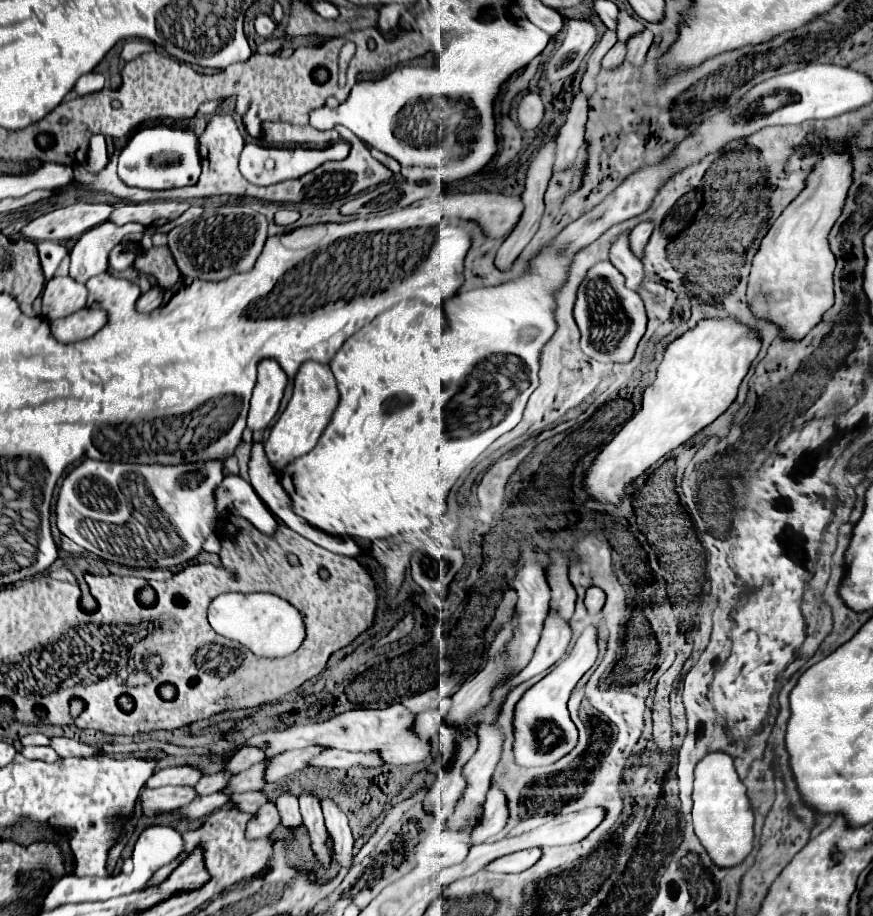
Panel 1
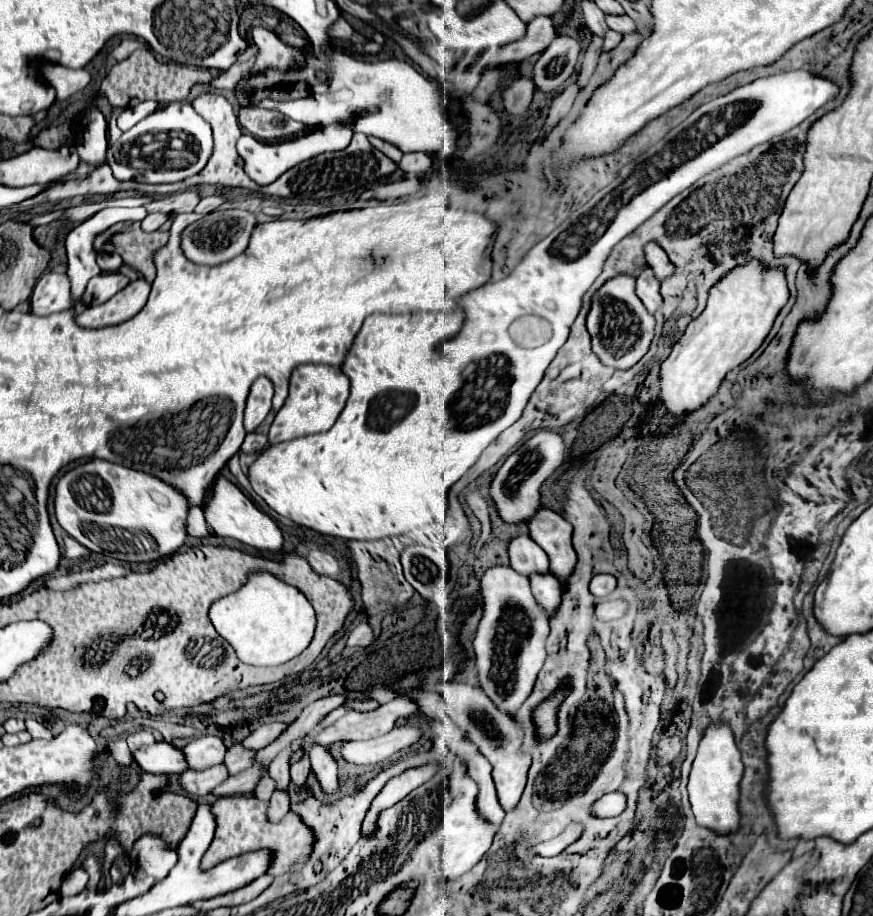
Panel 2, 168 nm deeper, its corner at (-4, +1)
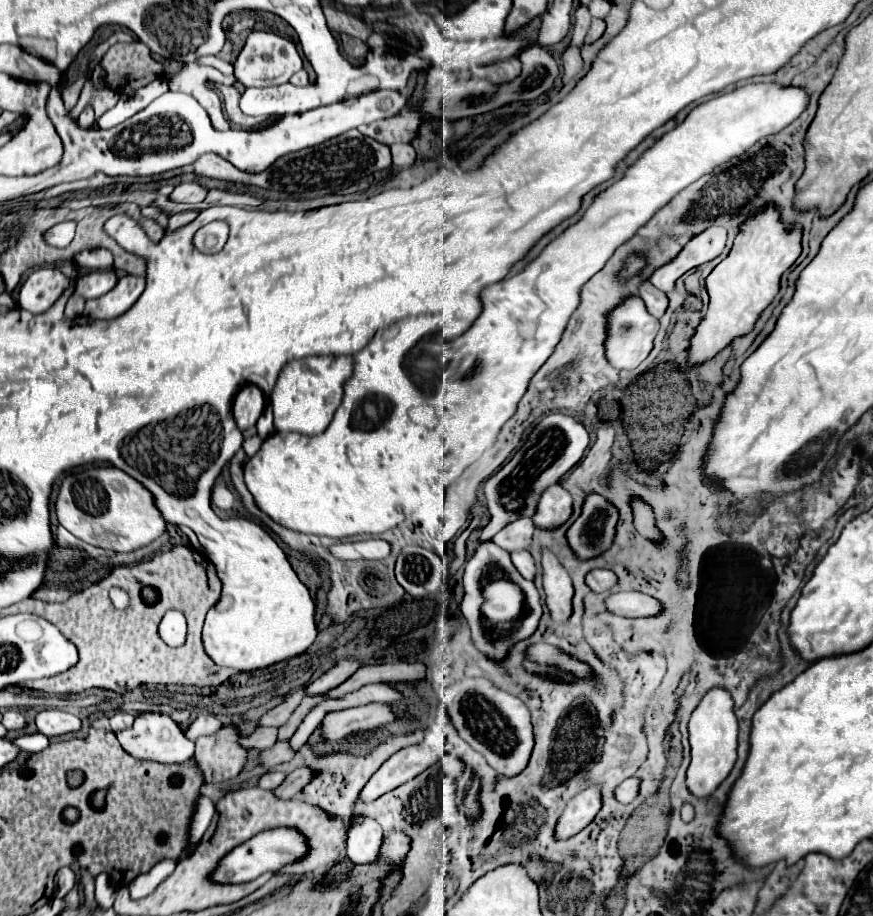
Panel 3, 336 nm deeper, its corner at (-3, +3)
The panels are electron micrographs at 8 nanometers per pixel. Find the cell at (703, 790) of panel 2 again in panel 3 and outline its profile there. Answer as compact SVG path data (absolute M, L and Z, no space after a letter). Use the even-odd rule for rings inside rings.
M713 688L705 694L689 720L691 764L687 770L687 788L693 796L707 798L729 776L737 760L737 718L733 714L733 700L727 690Z

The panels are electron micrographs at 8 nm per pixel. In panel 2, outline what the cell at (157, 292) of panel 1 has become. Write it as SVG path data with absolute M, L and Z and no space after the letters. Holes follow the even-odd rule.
M138 278L130 282L130 286L126 286L122 292L112 296L108 302L90 306L82 314L76 314L76 322L82 328L104 328L126 322L144 308L148 294L150 284L144 278Z

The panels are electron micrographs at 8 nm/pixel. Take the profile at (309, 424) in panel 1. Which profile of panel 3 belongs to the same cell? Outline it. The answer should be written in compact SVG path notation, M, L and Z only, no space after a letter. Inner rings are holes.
M309 356L289 362L275 384L271 406L275 414L277 432L299 432L307 436L321 434L343 398L343 384L353 372L351 356Z

